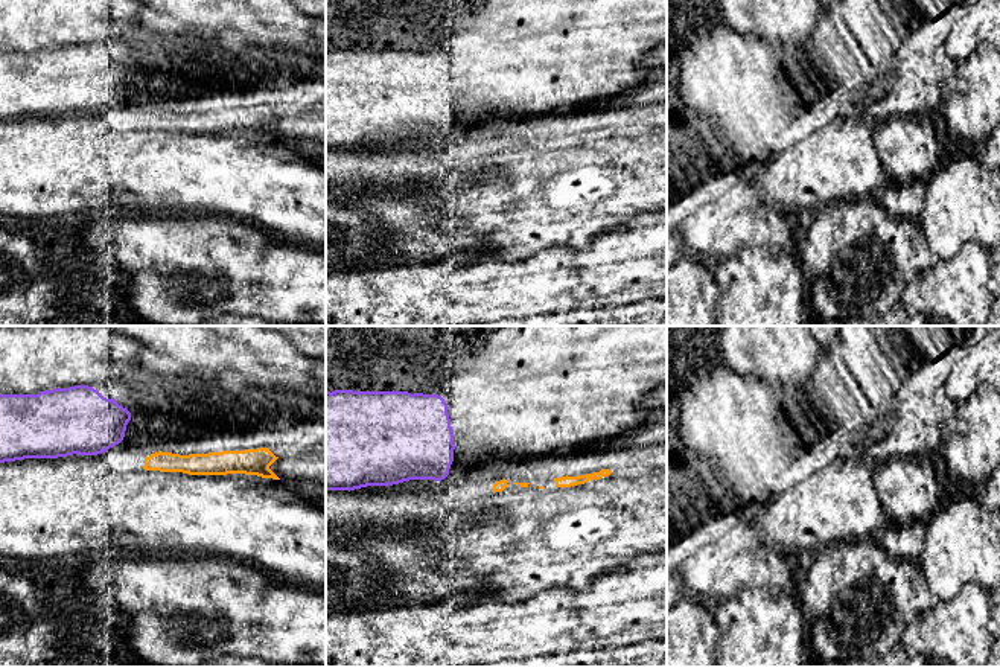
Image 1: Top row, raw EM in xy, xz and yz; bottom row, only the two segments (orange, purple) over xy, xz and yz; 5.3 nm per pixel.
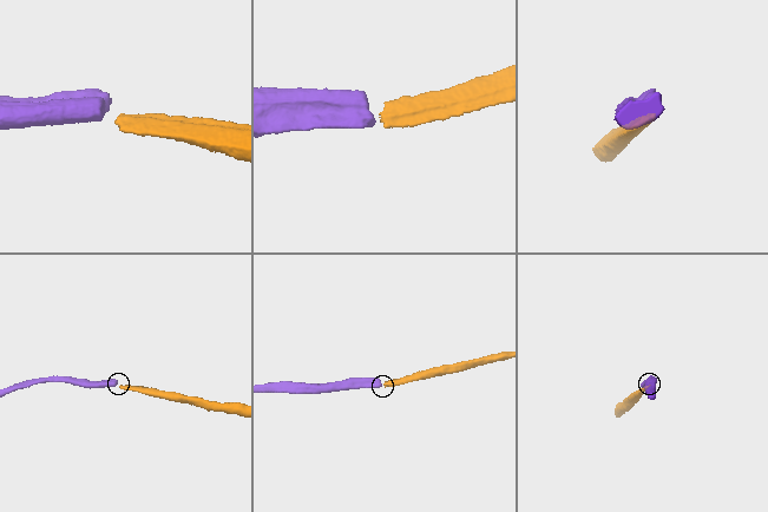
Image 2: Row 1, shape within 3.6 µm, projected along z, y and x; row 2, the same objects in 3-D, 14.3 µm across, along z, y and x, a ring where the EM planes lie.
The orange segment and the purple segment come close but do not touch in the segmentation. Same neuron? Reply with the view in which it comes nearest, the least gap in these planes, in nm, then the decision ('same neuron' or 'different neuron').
xy | 160 nm | same neuron

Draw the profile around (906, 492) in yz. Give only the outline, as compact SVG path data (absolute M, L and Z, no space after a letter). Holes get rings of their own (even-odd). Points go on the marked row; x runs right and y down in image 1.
M892 458L872 469L872 483L889 524L927 522L939 509L939 483L912 458Z

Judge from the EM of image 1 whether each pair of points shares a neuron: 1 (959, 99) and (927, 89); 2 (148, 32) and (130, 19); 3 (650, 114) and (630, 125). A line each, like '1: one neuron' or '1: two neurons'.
1: two neurons
2: two neurons
3: one neuron

